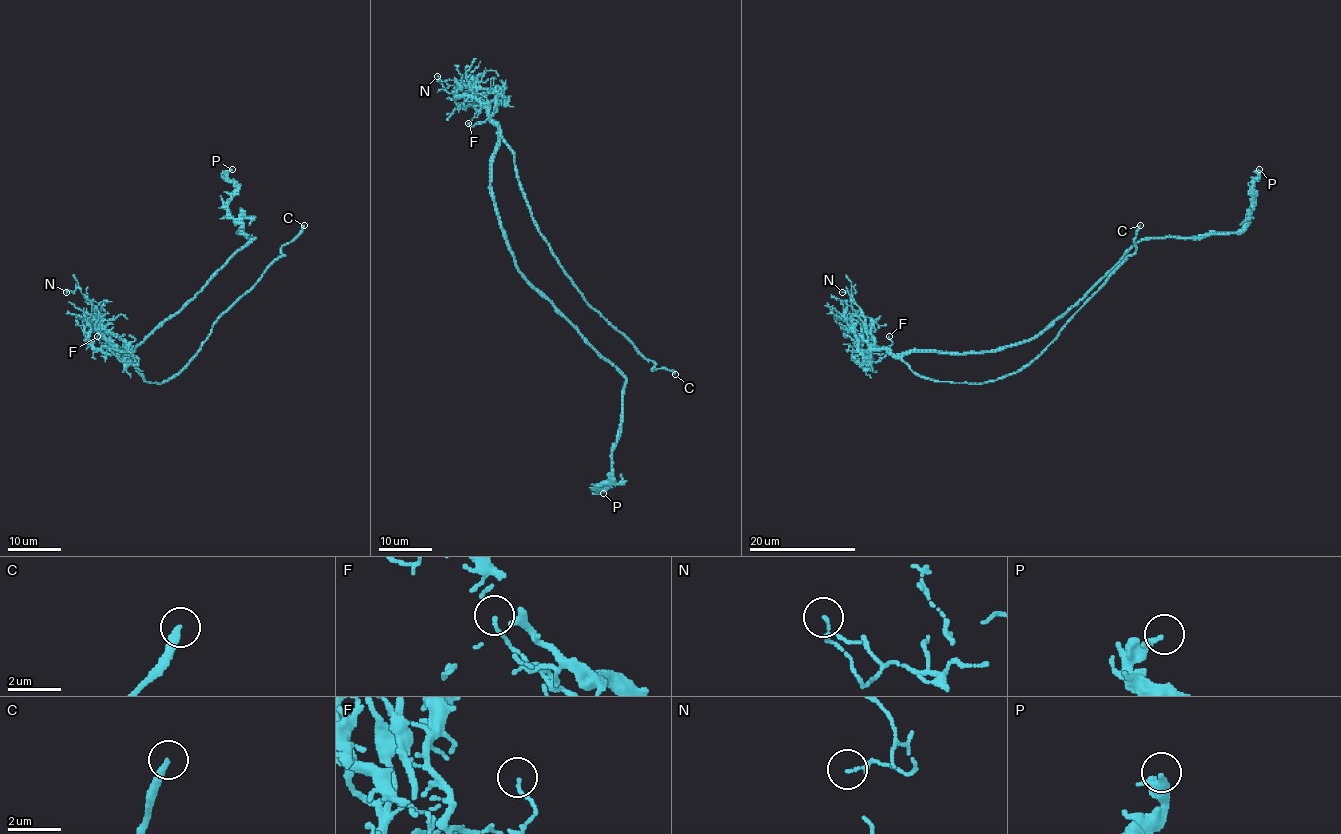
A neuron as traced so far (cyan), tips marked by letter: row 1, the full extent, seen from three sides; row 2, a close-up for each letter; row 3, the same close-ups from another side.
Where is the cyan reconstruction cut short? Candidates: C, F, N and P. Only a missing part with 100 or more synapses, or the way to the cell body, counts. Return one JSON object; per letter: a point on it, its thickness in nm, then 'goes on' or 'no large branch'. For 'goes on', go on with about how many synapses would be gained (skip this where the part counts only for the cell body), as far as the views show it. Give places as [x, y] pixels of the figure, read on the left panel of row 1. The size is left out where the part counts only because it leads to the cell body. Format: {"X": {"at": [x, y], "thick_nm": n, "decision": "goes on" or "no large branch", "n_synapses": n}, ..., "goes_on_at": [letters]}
{"C": {"at": [304, 225], "thick_nm": 280, "decision": "goes on"}, "F": {"at": [97, 336], "thick_nm": 120, "decision": "no large branch"}, "N": {"at": [66, 292], "thick_nm": 130, "decision": "no large branch"}, "P": {"at": [232, 169], "thick_nm": 280, "decision": "no large branch"}, "goes_on_at": ["C"]}

